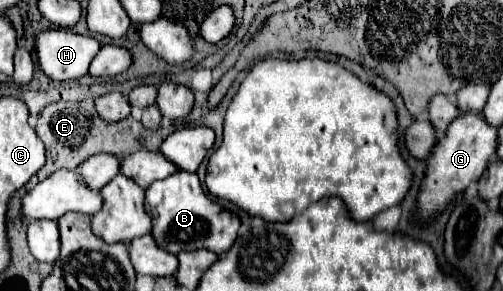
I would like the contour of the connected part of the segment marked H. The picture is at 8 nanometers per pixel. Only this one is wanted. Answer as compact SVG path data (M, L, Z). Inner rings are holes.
M63 28L41 32L35 46L39 64L51 80L73 80L83 76L93 56L101 50L101 44L93 36L75 34Z

